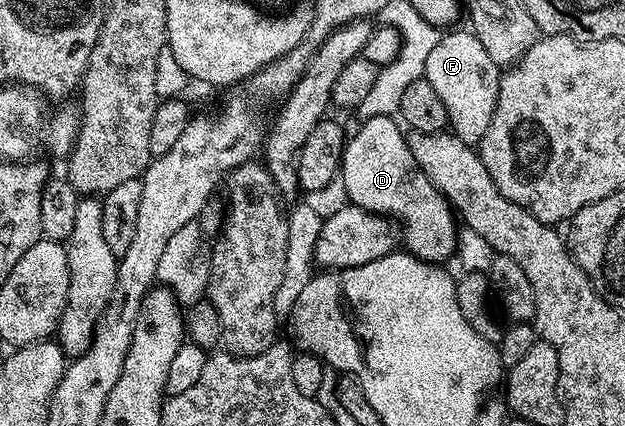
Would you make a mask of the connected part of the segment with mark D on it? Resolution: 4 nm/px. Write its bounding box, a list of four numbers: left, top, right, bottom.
[339,115,459,265]

